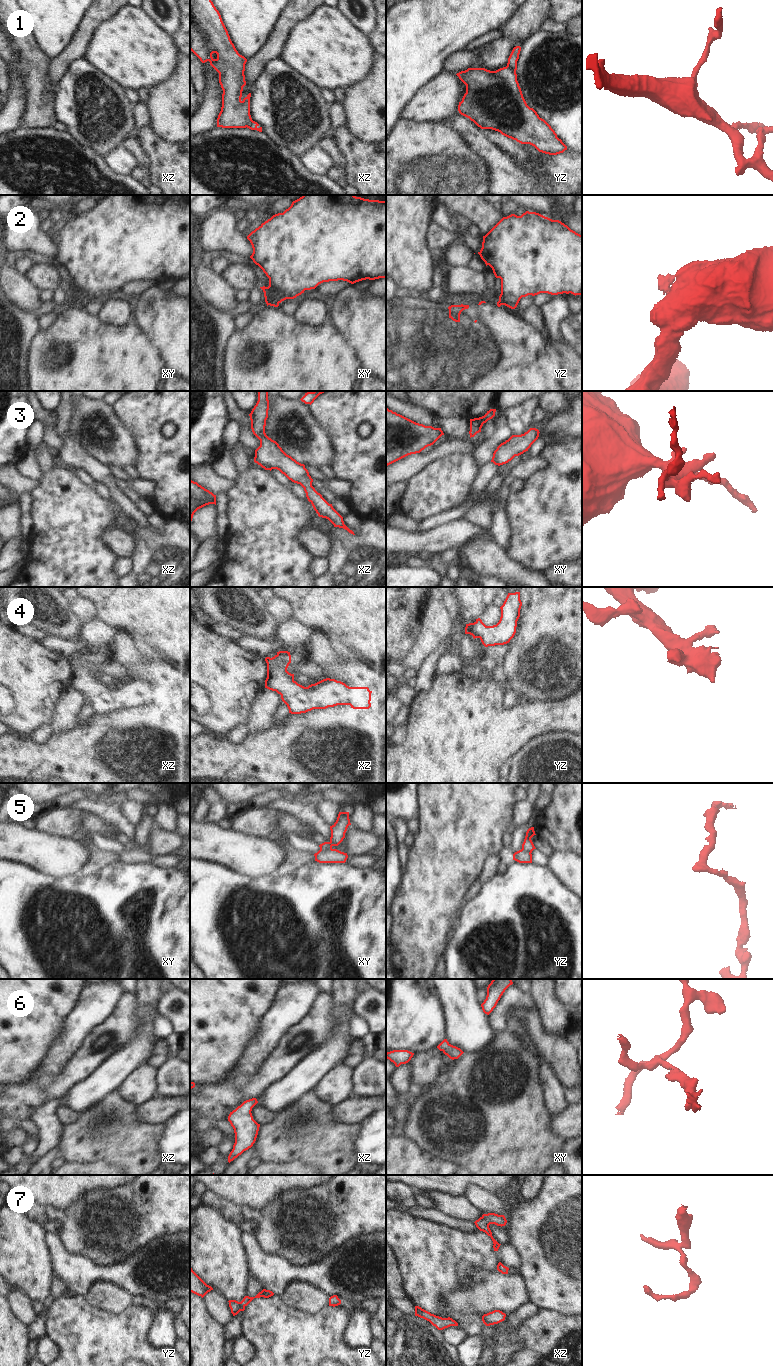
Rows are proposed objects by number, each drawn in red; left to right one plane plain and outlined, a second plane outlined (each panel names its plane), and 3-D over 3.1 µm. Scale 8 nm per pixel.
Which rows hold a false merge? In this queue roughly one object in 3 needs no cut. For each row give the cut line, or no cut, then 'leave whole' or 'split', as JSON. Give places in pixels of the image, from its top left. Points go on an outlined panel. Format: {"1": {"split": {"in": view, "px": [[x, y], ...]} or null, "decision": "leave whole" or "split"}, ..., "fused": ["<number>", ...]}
{"1": {"split": {"in": "yz", "px": [[507, 64], [515, 72]]}, "decision": "split"}, "2": {"split": {"in": "xy", "px": [[266, 302], [276, 302], [278, 304]]}, "decision": "split"}, "3": {"split": null, "decision": "leave whole"}, "4": {"split": null, "decision": "leave whole"}, "5": {"split": {"in": "xy", "px": [[331, 848], [320, 850]]}, "decision": "split"}, "6": {"split": null, "decision": "leave whole"}, "7": {"split": null, "decision": "leave whole"}, "fused": ["1", "2", "5"]}

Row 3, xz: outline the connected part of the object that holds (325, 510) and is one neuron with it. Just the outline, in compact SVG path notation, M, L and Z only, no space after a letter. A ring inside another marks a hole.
M258 391L258 401L249 414L252 432L260 440L260 446L255 450L254 462L265 470L277 469L292 482L300 484L319 517L326 518L334 527L343 528L355 535L344 524L343 517L333 508L332 504L329 504L312 486L313 479L305 465L287 455L276 441L266 435L268 410L268 391Z

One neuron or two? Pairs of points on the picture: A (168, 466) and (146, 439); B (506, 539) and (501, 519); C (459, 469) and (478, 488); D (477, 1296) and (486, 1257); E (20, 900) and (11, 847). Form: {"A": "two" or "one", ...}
{"A": "one", "B": "one", "C": "two", "D": "two", "E": "two"}

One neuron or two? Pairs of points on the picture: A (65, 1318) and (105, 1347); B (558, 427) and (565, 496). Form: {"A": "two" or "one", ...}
{"A": "one", "B": "two"}

